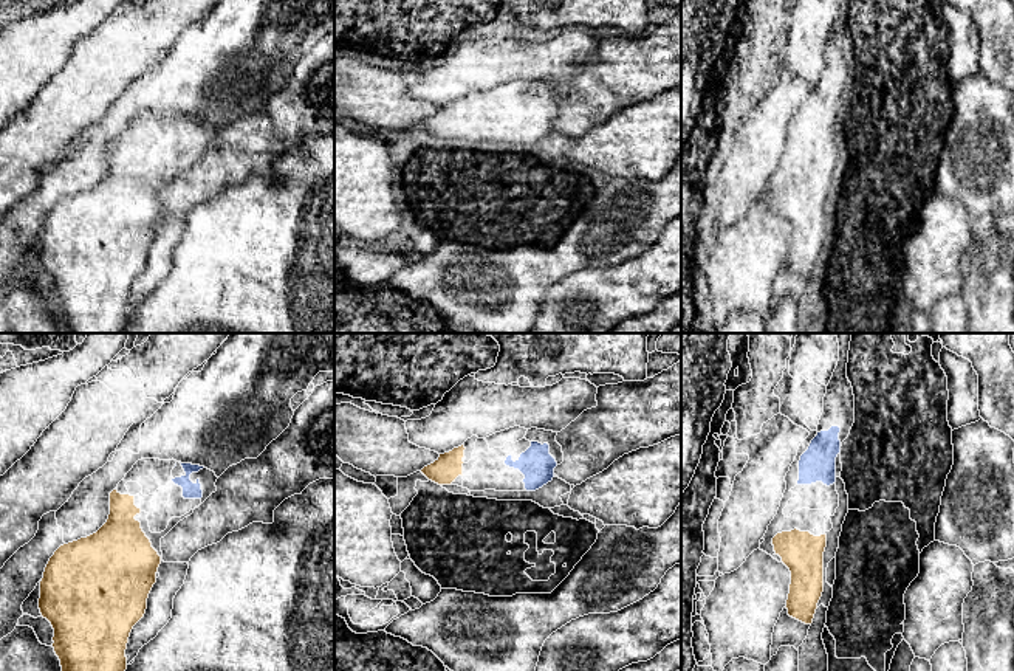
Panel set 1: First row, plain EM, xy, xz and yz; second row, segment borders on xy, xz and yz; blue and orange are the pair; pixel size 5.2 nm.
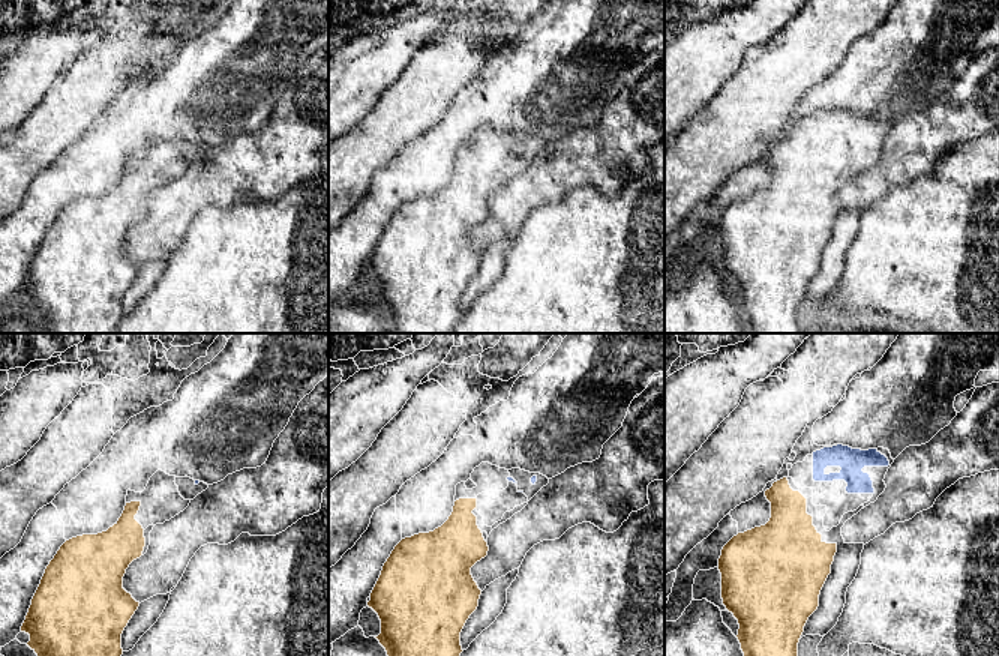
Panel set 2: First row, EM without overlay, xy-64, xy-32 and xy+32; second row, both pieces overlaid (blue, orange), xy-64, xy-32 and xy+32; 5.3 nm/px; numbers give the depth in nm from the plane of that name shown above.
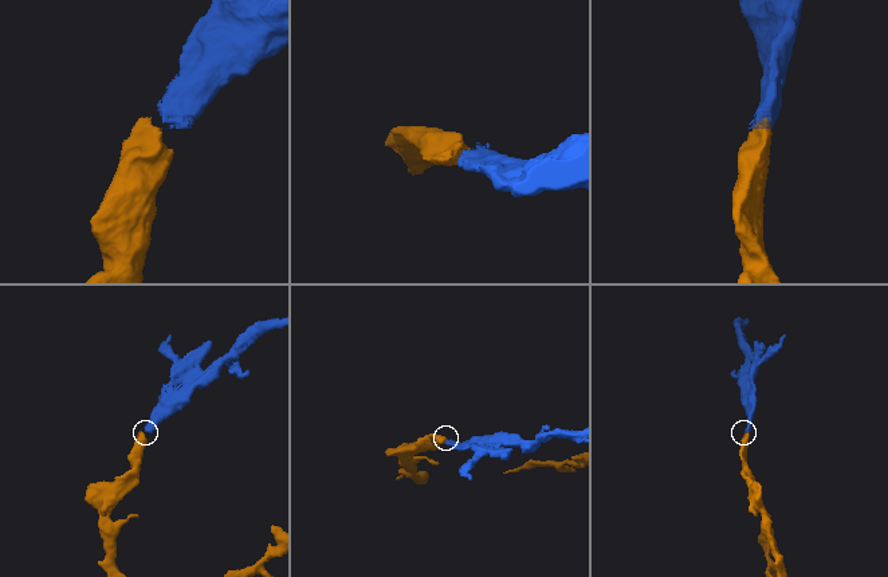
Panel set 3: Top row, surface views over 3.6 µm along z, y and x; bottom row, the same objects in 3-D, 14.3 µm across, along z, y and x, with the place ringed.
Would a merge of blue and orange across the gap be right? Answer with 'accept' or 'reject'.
accept

